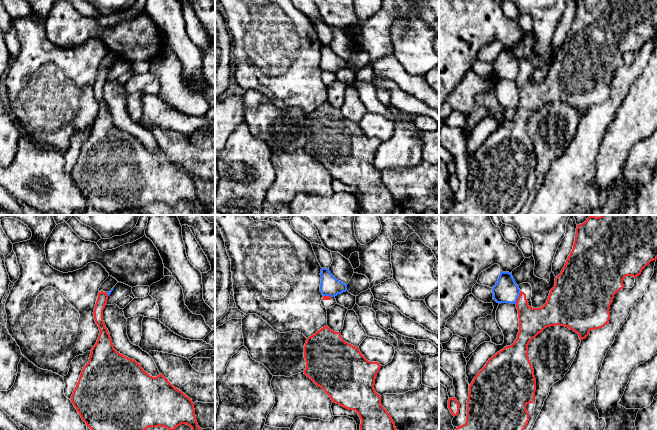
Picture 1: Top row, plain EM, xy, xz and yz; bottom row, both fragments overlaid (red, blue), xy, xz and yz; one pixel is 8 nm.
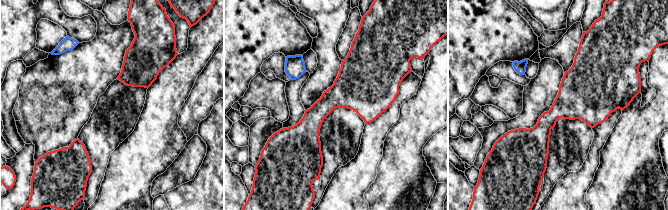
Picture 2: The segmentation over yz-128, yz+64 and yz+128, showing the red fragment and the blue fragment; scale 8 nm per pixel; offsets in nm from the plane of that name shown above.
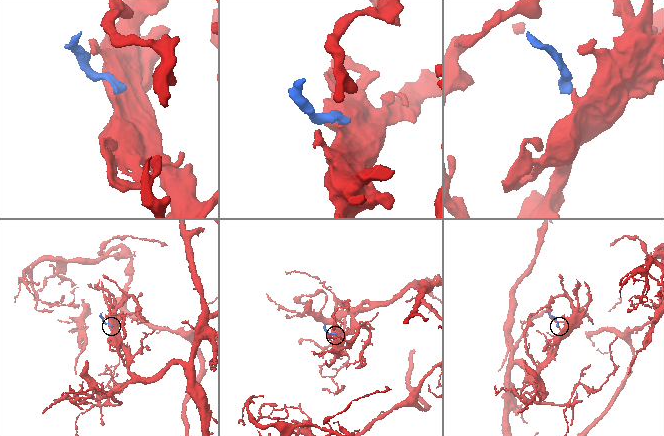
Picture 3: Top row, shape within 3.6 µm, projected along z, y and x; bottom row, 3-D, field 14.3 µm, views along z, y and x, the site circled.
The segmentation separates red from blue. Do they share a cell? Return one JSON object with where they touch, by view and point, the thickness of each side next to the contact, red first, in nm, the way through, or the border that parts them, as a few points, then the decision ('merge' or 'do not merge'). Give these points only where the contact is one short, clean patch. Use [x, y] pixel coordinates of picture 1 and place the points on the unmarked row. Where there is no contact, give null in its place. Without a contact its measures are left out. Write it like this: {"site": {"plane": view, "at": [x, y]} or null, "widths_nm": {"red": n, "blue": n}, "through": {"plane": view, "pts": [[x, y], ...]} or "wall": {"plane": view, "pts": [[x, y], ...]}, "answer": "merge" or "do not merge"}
{"site": {"plane": "yz", "at": [518, 73]}, "widths_nm": {"red": 220, "blue": 200}, "wall": {"plane": "yz", "pts": [[520, 67], [515, 79]]}, "answer": "do not merge"}

